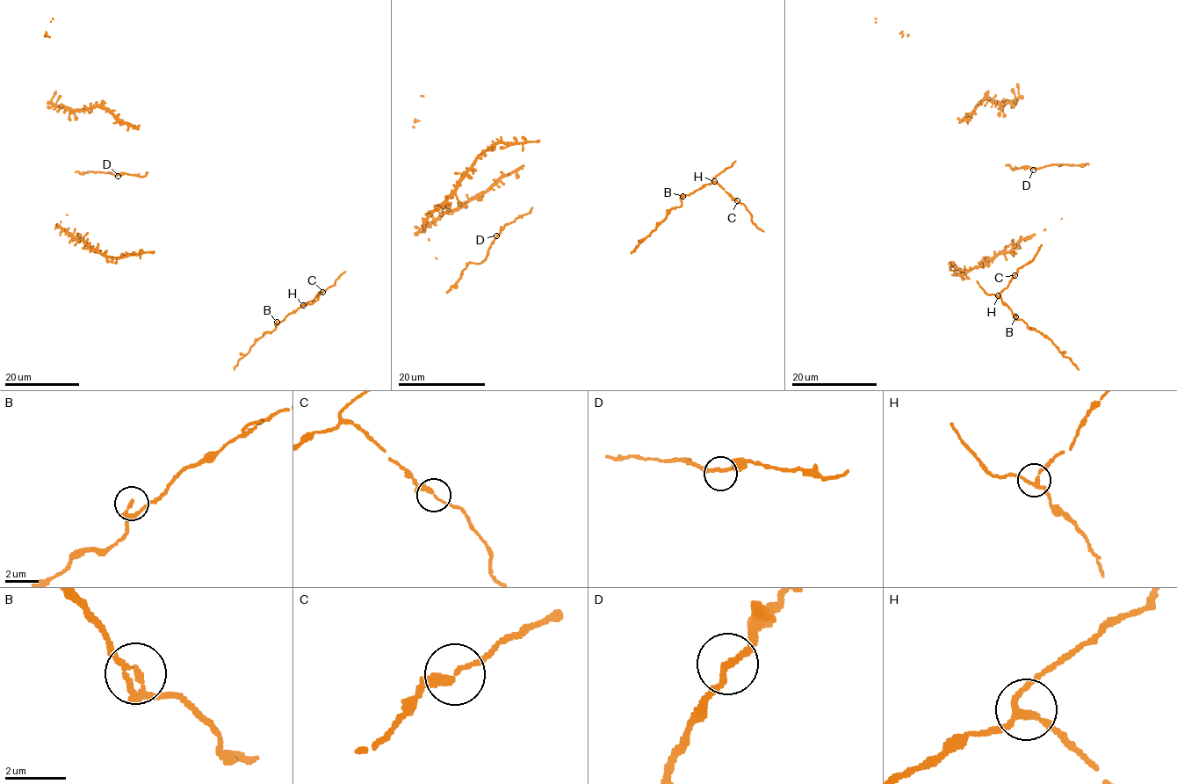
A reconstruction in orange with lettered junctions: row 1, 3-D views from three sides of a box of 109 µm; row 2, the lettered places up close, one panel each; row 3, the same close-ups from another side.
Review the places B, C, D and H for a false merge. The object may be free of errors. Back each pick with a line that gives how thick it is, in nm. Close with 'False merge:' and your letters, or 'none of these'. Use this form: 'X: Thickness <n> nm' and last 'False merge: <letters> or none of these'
False merge: none of these

